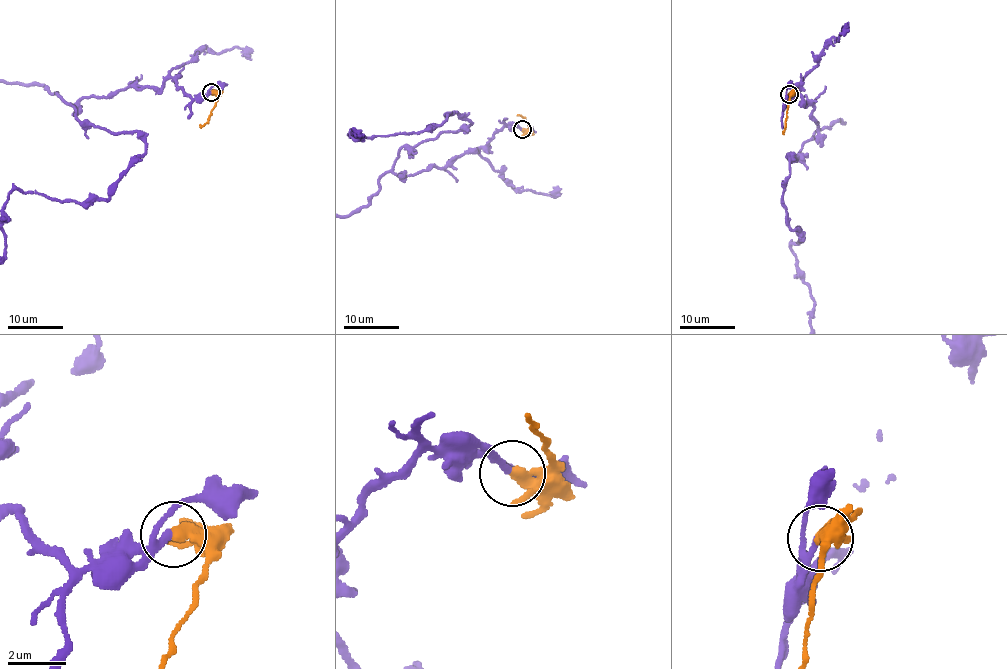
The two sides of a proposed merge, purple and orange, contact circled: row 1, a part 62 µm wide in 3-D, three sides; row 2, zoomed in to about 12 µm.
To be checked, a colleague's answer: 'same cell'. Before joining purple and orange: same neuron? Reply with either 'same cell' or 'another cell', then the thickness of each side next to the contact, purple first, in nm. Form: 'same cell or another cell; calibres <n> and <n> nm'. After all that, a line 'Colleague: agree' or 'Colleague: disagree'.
same cell; calibres 180 and 400 nm
Colleague: agree

